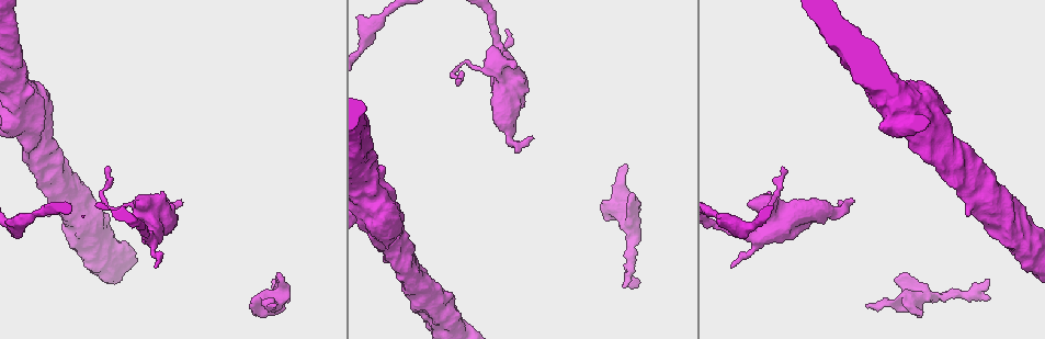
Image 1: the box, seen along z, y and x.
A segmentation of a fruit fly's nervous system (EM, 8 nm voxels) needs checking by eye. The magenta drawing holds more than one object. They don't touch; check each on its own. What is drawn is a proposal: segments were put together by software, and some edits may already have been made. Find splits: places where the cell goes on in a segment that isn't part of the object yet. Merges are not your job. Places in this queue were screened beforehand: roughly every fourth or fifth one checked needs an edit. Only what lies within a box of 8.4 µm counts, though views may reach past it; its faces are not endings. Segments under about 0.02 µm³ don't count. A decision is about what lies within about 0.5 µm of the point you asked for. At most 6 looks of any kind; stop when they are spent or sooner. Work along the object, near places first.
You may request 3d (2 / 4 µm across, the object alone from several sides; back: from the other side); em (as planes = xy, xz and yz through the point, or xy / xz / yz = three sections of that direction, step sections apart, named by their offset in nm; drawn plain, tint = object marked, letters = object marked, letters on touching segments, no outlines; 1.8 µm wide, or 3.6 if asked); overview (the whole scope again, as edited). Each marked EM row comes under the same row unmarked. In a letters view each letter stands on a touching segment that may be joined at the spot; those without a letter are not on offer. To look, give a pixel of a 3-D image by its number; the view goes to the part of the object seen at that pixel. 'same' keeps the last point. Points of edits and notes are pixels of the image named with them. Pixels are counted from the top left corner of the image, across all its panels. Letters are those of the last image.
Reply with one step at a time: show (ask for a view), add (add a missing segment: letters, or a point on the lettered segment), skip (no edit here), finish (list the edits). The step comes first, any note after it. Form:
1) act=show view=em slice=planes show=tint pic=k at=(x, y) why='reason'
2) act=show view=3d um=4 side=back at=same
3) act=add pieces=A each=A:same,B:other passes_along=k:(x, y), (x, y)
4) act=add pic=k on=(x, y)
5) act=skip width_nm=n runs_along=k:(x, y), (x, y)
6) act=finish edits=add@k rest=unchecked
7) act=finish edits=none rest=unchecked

act=show view=em slice=xz step=4 show=letters pic=1 at=(180, 200)

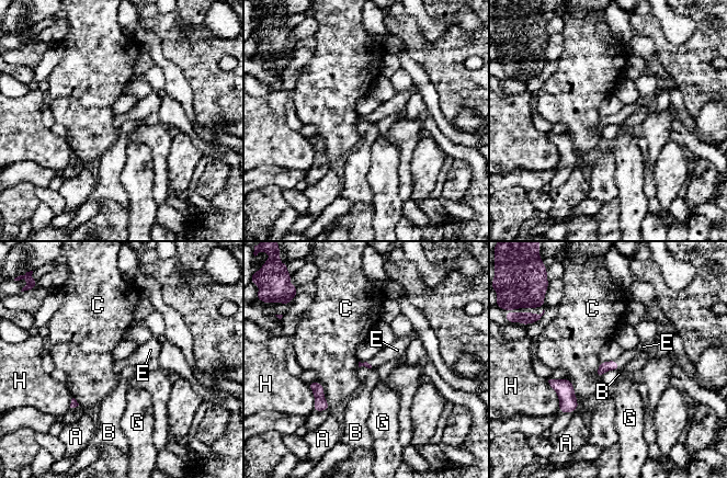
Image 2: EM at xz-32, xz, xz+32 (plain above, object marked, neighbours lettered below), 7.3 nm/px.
act=show view=em slice=xy step=16 show=letters at=same

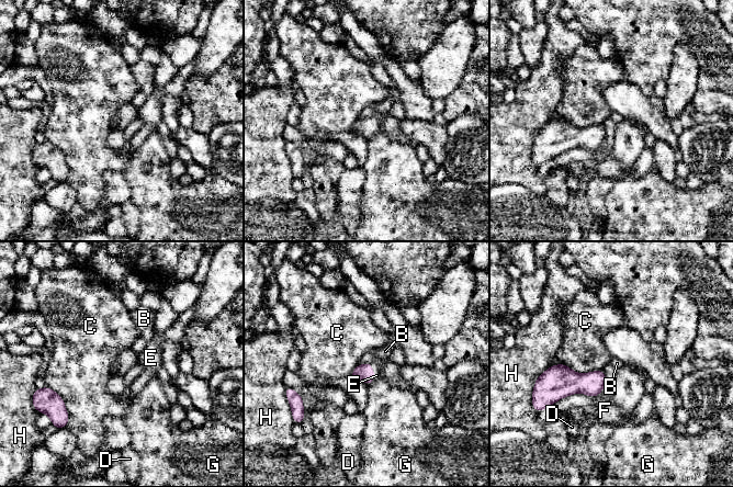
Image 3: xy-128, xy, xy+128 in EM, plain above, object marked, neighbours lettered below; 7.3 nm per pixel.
act=add pic=3 on=(376, 363) longest_contact=C:320nm each=B:other,C:other,D:other,E:same,F:other,G:other,H:other passes_along=3:(364, 372), (373, 371), (376, 363) found='the cell continues'

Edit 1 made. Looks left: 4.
act=show view=overview why='see it whole again'

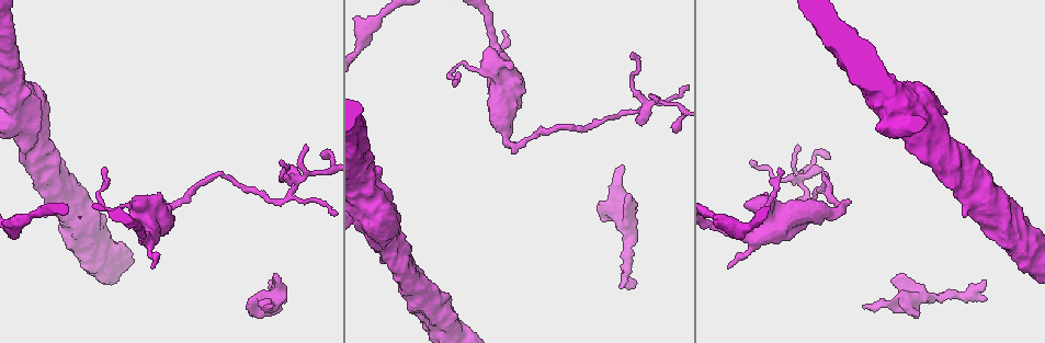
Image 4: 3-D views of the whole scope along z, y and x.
act=show view=3d um=2 pic=4 at=(323, 159) why='an open end'

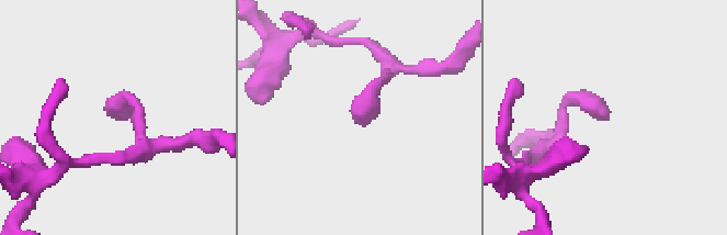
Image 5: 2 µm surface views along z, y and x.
act=show view=em slice=planes show=letters pic=5 at=(608, 112) why='now the EM'

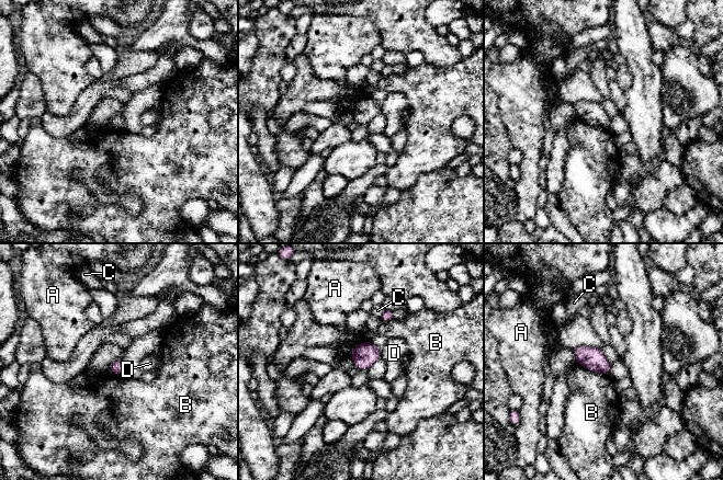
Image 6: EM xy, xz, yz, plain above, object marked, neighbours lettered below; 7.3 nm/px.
act=skip each=A:other,B:other,C:other,D:other border=6:(577, 363), (590, 370), (608, 375) found='no lettered segment goes on from it'

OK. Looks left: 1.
act=show view=em slice=planes show=letters pic=4 at=(964, 215) why='thick end'

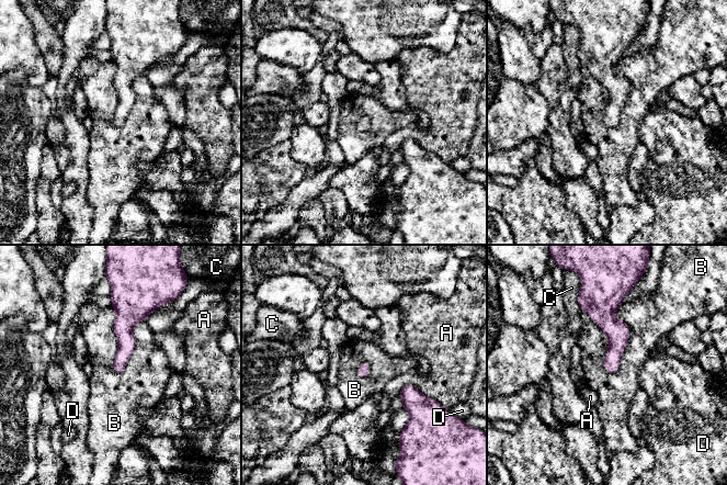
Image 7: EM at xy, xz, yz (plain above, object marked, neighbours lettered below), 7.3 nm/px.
act=skip longest_contact=B:500nm each=A:other,B:other,C:other,D:other found='none of them fits'

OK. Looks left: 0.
act=finish edits=add@3 rest=unchecked

